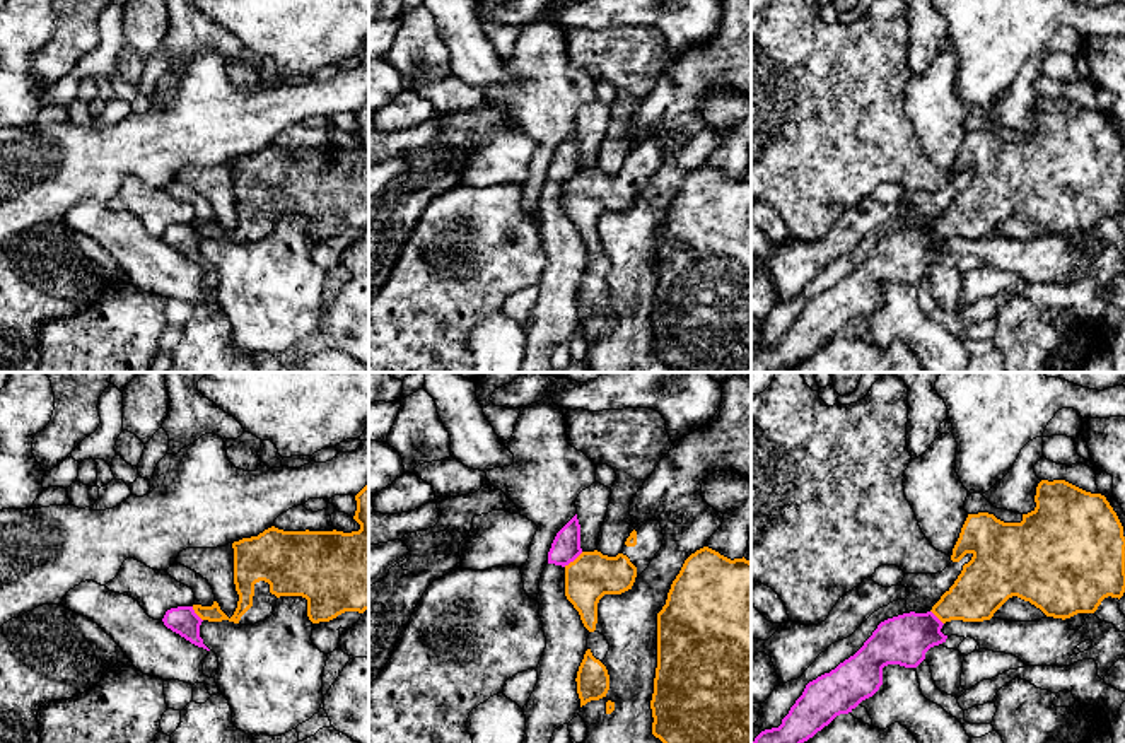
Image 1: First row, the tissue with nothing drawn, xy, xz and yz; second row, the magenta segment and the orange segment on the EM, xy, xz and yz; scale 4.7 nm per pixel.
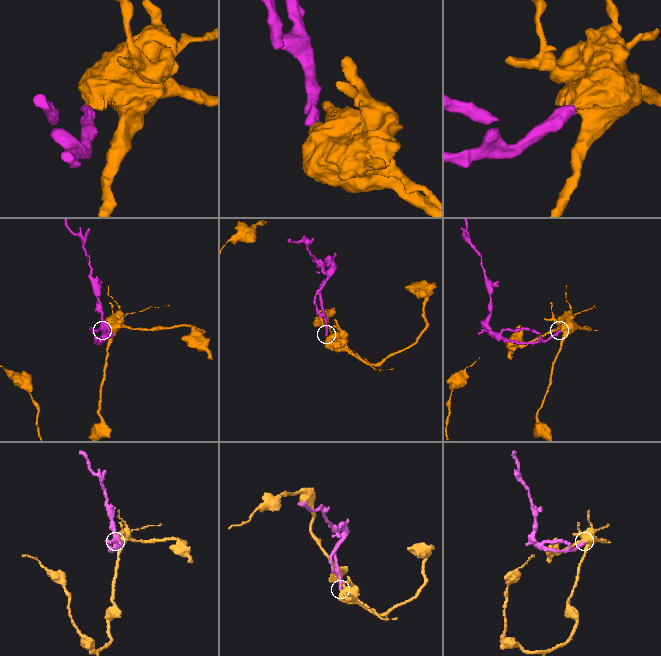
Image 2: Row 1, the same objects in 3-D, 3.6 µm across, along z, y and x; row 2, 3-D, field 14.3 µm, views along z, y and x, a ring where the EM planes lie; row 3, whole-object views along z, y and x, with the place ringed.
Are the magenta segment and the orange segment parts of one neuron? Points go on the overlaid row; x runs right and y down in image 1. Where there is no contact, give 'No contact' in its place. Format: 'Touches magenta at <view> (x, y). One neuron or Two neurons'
Touches magenta at xz (572, 561). Two neurons

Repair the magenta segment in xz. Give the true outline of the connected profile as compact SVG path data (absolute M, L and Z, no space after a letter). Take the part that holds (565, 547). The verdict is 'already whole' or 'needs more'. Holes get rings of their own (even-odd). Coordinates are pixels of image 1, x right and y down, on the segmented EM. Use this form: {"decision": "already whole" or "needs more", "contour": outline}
{"decision": "needs more", "contour": "M577 514L557 533L539 579L539 618L546 647L536 668L538 683L524 705L522 743L550 743L553 733L580 712L577 671L589 630L565 596L565 567L582 553Z"}

